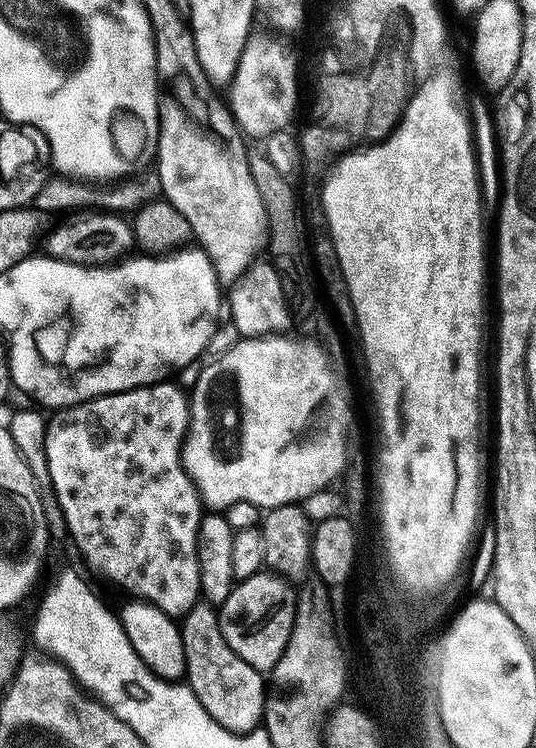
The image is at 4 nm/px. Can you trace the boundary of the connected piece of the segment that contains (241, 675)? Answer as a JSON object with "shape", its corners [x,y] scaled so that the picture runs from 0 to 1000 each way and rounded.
{"shape":[[[368,805],[334,830],[336,846],[340,848],[340,864],[347,864],[347,913],[358,925],[377,939],[384,955],[431,979],[470,979],[476,973],[487,972],[493,961],[493,940],[496,932],[494,900],[474,896],[466,885],[451,885],[437,869],[429,869],[429,858],[414,853],[414,837],[410,836],[409,817],[386,805]]]}

